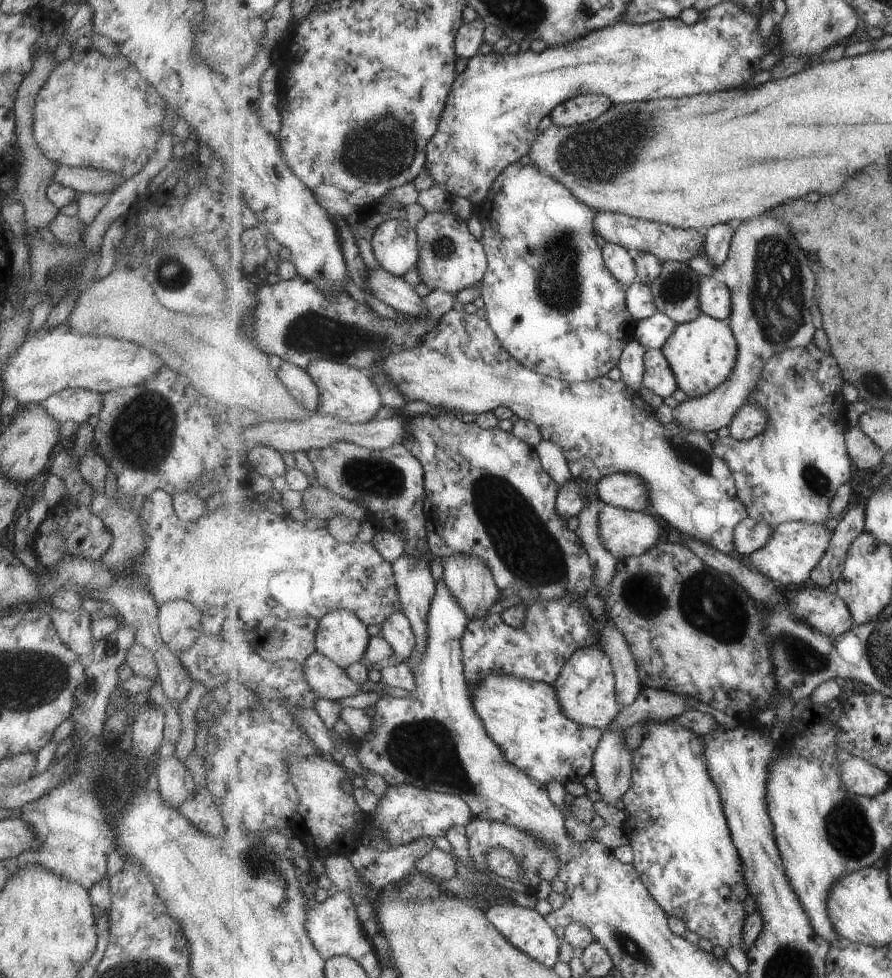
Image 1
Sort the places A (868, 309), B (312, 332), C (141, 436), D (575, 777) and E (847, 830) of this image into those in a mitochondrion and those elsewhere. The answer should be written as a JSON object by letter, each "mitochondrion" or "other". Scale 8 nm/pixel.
{"A":"other","B":"mitochondrion","C":"mitochondrion","D":"other","E":"mitochondrion"}

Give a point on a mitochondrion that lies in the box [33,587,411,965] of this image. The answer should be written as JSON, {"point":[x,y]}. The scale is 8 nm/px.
{"point":[251,857]}

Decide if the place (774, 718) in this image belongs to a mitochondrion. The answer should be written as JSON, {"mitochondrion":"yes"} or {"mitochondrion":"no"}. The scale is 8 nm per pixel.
{"mitochondrion":"no"}

